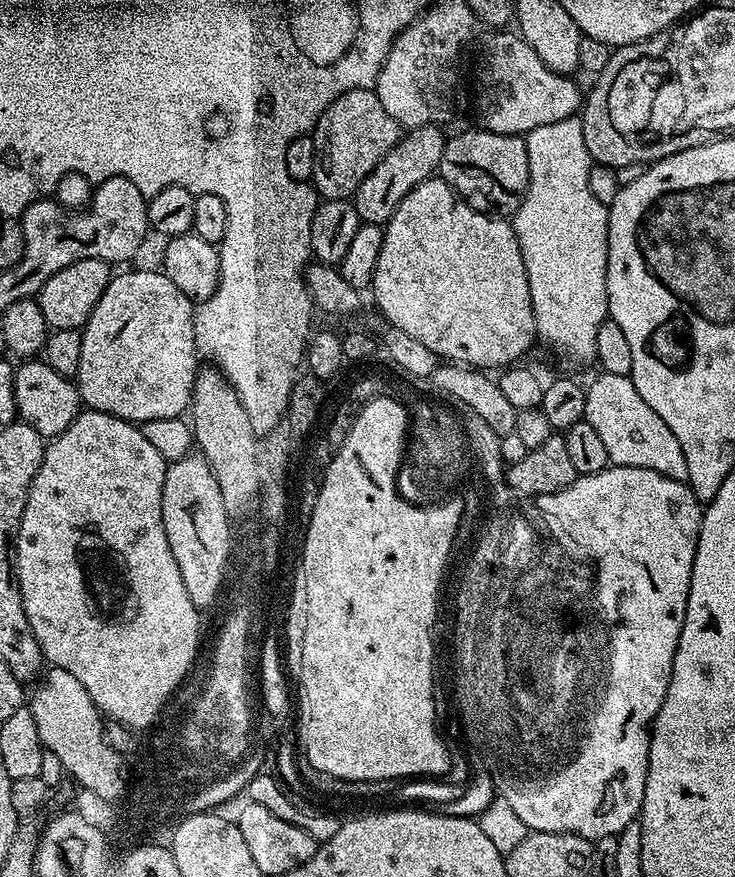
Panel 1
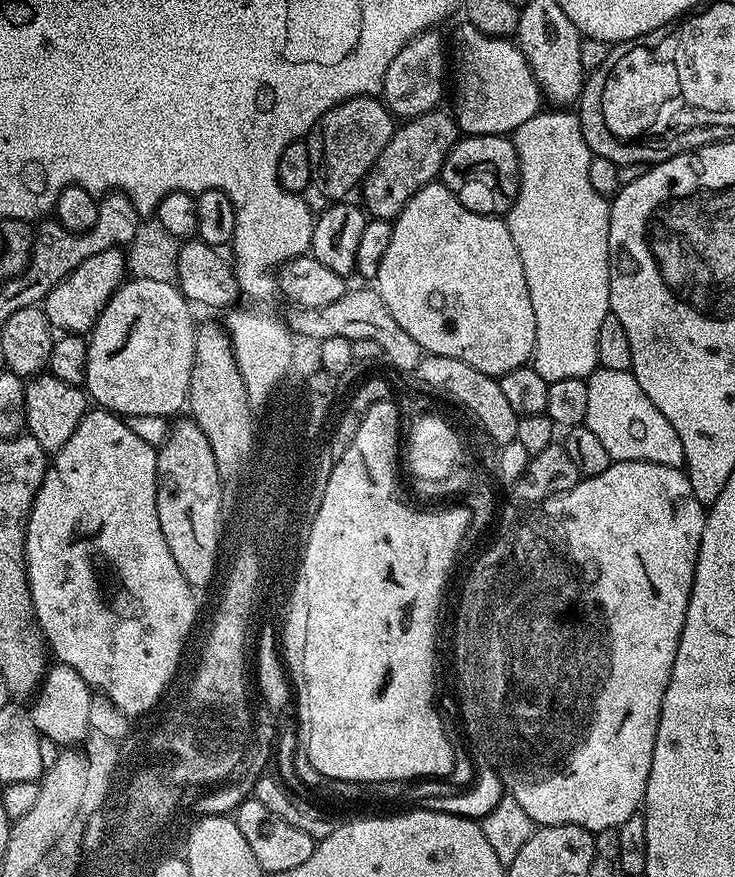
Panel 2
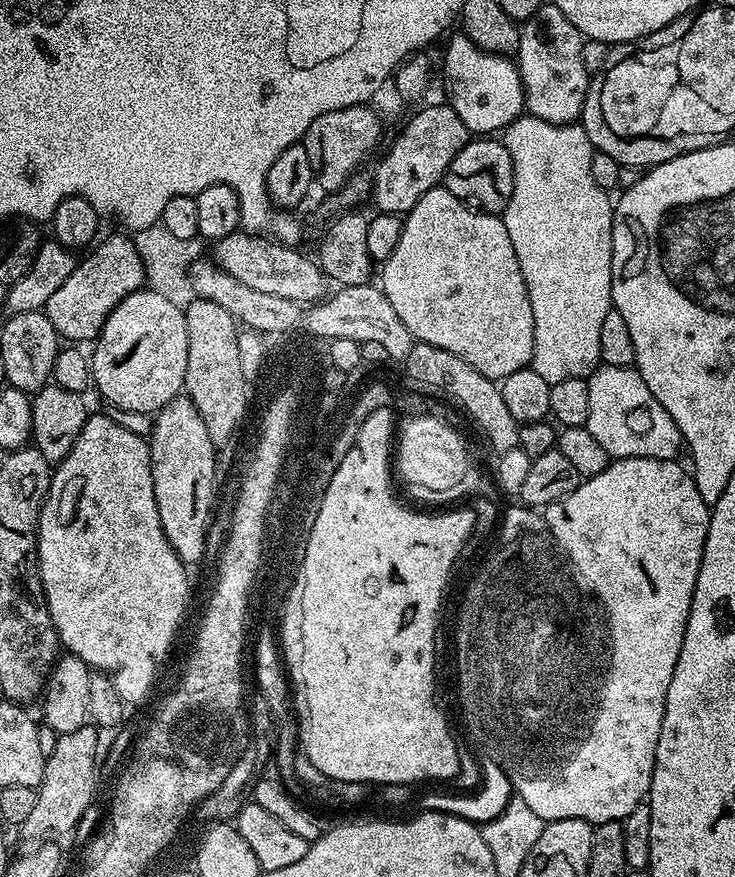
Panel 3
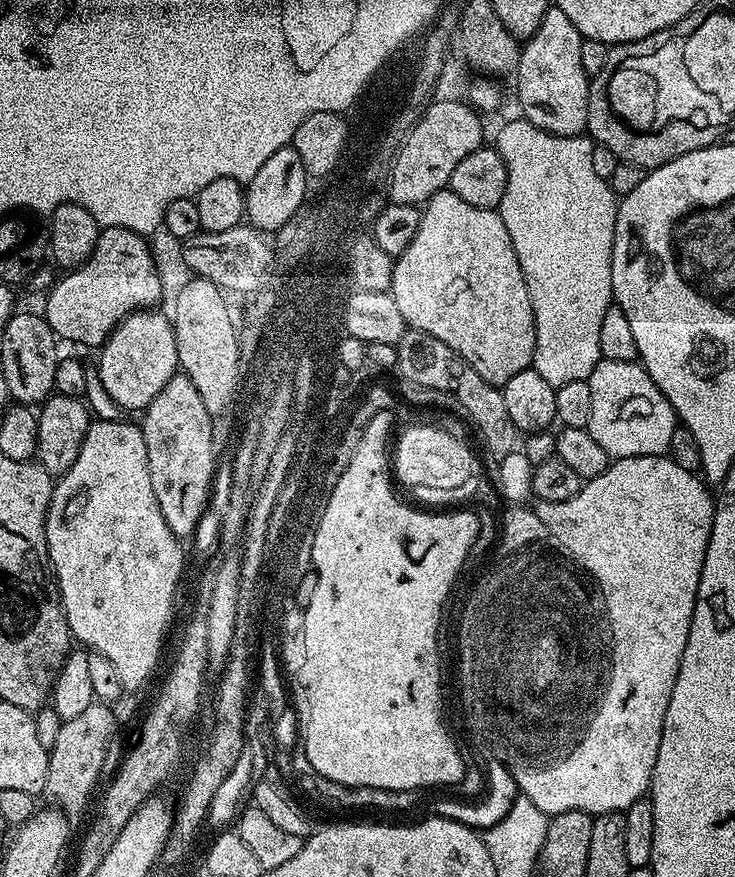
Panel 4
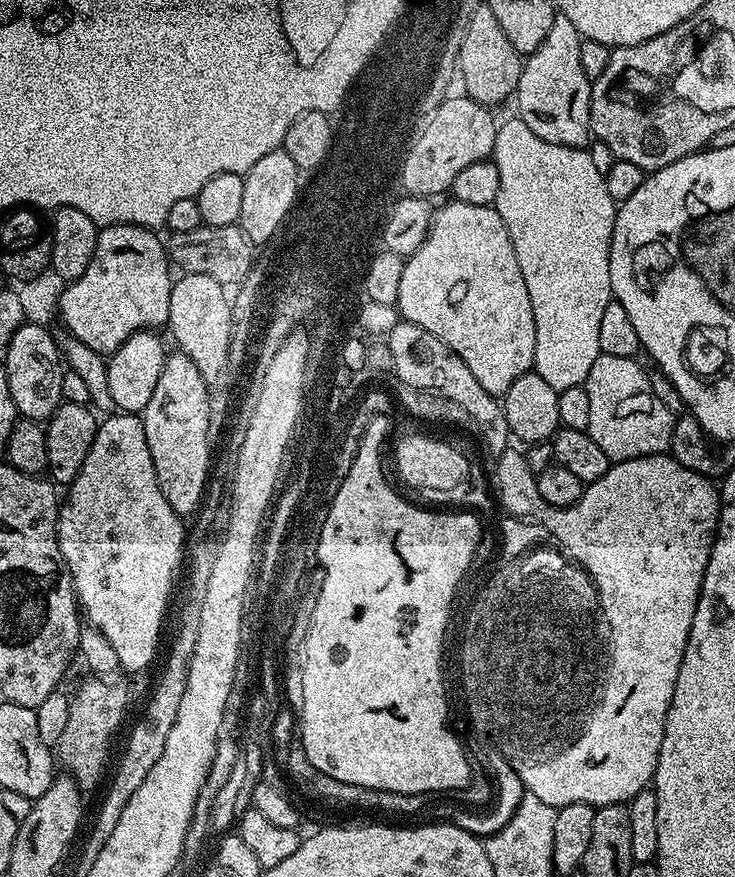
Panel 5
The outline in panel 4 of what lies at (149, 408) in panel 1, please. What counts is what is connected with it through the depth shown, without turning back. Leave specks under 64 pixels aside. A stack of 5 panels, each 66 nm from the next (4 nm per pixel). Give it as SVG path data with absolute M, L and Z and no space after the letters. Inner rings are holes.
M160 310L129 313L113 328L98 352L102 386L106 388L110 398L128 414L136 411L139 413L150 402L154 402L154 398L158 398L158 393L162 391L162 386L166 386L166 382L170 382L170 378L177 375L180 367L171 319L165 313L163 316L156 311Z

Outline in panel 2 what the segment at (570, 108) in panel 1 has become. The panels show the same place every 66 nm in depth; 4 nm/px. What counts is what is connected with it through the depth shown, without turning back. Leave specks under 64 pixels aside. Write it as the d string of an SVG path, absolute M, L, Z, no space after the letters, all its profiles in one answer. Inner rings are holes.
M472 24L462 26L450 36L450 44L456 49L450 52L450 72L456 75L456 127L464 136L508 136L522 122L534 118L542 111L542 93L519 44L502 36L487 36Z

